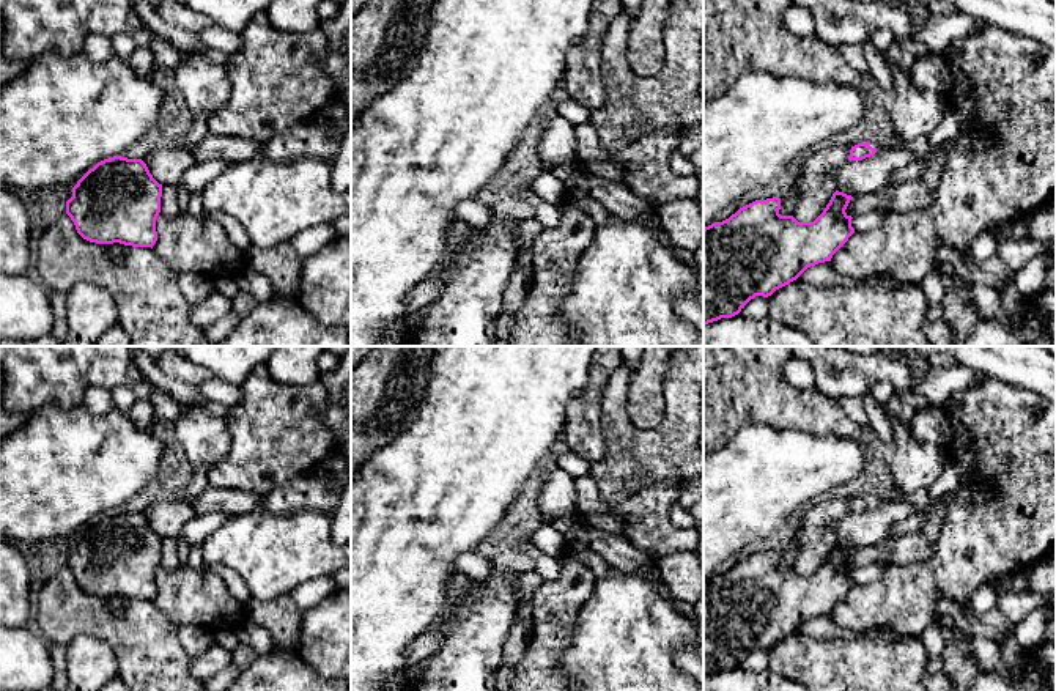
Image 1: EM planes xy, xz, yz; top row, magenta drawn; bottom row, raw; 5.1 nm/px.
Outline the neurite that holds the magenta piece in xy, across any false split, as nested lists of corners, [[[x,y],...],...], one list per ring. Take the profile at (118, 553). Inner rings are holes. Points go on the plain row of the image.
[[[113,508],[77,534],[66,567],[90,595],[153,601],[161,549],[162,537],[142,512]]]

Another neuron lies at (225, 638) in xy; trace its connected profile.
[[[222,628],[214,631],[216,644],[223,647],[228,652],[233,652],[241,642],[236,636],[236,631],[231,628]]]

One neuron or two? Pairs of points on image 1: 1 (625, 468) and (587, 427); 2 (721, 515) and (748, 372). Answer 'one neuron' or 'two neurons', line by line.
1: two neurons
2: two neurons

